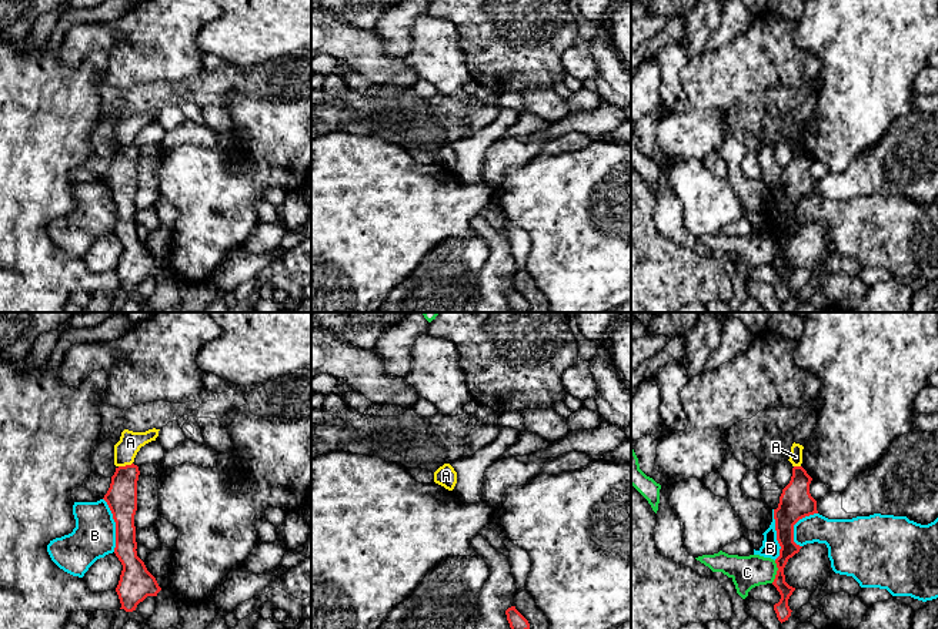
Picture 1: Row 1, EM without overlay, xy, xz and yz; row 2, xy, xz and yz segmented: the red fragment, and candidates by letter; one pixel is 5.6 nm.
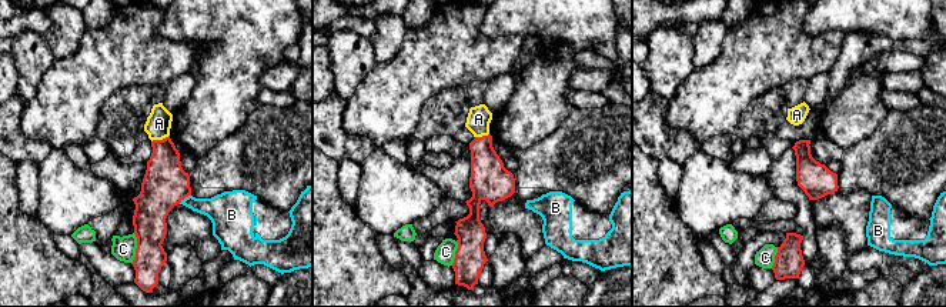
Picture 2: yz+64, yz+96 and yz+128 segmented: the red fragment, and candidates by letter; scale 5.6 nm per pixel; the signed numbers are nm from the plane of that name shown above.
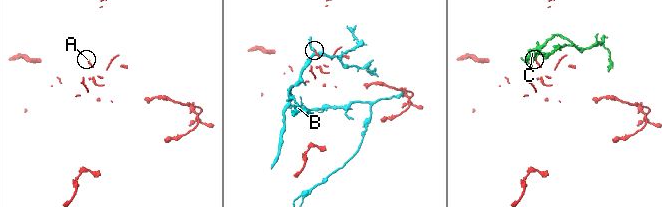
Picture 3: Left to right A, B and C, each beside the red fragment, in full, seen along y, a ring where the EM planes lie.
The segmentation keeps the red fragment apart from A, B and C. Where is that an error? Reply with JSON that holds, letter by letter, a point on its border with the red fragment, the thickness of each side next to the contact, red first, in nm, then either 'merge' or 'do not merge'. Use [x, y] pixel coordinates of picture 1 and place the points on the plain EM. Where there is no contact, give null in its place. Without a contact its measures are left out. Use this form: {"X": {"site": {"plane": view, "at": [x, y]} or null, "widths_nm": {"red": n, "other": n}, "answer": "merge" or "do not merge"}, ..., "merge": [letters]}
{"A": {"site": {"plane": "xy", "at": [126, 146]}, "widths_nm": {"red": 180, "other": 130}, "answer": "do not merge"}, "B": {"site": {"plane": "xy", "at": [116, 206]}, "widths_nm": {"red": 180, "other": 240}, "answer": "do not merge"}, "C": {"site": {"plane": "yz", "at": [777, 253]}, "widths_nm": {"red": 100, "other": 190}, "answer": "do not merge"}, "merge": []}

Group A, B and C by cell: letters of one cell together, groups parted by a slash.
A / B / C

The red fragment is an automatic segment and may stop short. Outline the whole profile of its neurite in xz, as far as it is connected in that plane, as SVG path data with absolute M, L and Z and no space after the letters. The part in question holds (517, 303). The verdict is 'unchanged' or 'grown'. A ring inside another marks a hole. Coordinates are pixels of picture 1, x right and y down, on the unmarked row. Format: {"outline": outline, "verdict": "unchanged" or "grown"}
{"outline": "M511 287L505 291L507 301L510 304L511 312L527 312L530 311L528 301L515 290L515 287Z", "verdict": "unchanged"}

